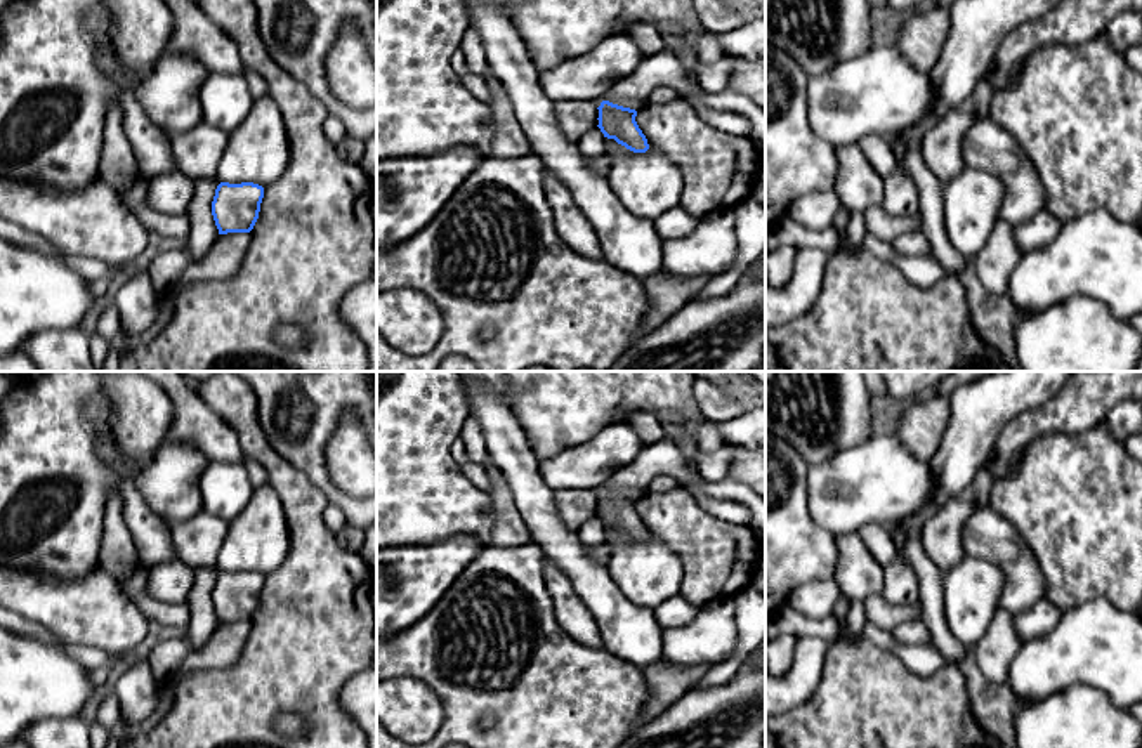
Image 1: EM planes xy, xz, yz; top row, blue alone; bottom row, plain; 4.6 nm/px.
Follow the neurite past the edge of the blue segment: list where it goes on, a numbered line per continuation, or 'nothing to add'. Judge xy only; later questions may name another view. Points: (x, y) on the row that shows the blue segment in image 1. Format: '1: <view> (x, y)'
1: xy (198, 151)

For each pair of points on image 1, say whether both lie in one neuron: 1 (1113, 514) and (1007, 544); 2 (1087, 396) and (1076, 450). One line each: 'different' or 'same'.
1: different
2: different

